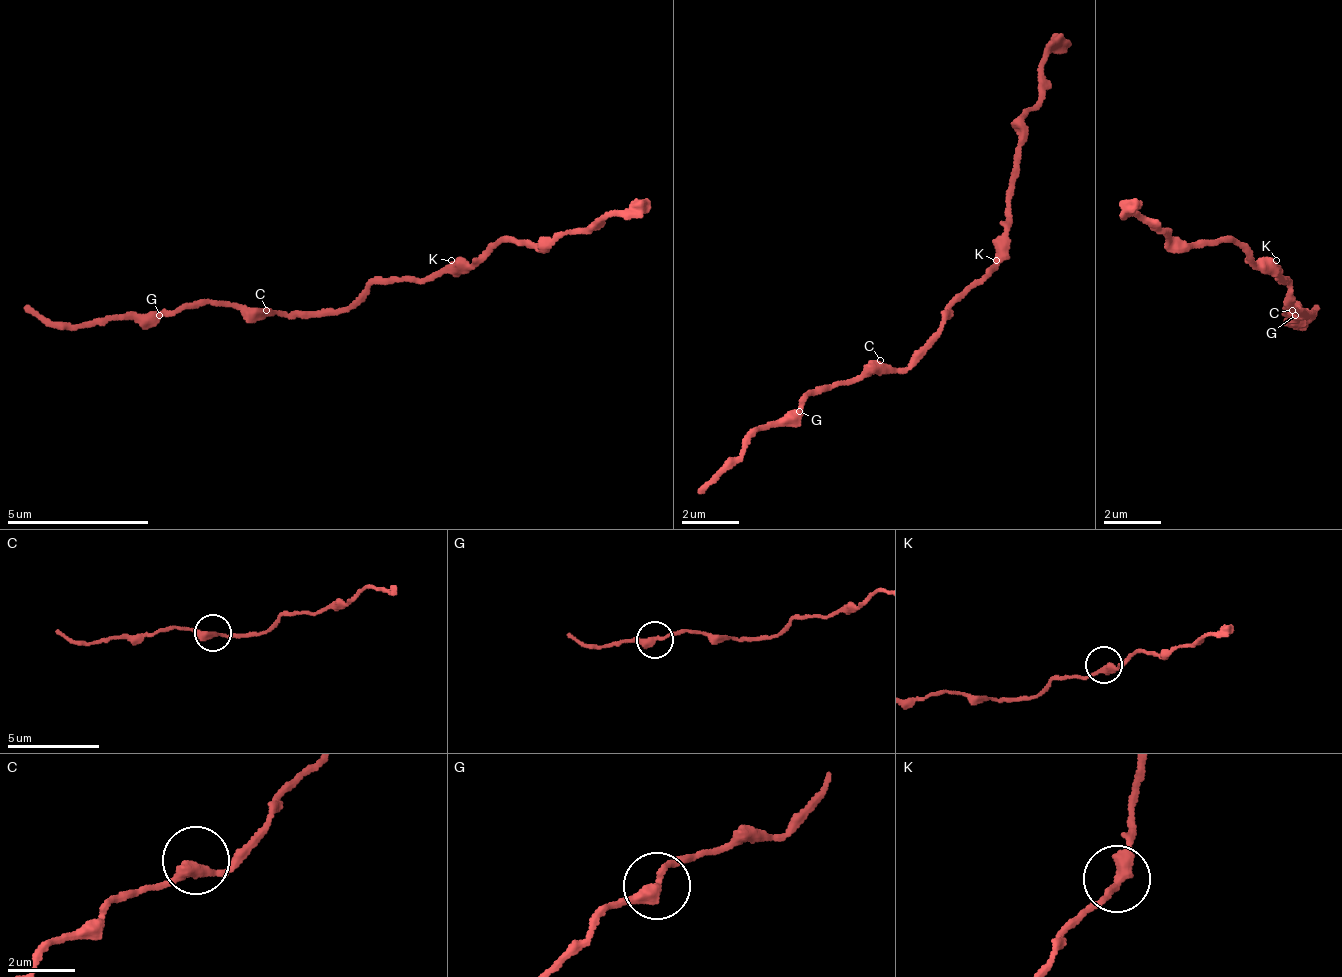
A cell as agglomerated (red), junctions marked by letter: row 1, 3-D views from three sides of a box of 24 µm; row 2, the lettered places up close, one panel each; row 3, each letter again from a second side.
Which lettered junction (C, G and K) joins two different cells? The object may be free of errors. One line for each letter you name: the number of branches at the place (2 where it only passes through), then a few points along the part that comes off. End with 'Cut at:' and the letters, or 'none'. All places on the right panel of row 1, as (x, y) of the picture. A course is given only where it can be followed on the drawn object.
Cut at: none

